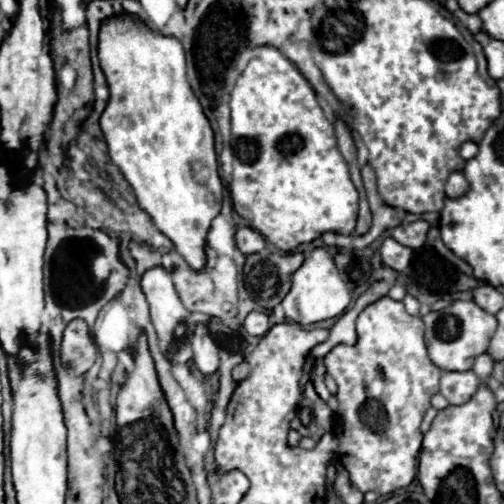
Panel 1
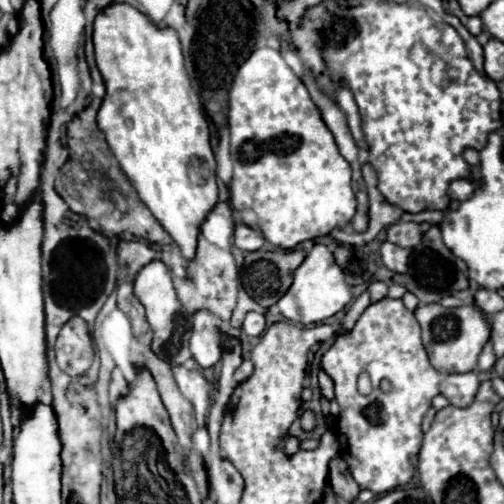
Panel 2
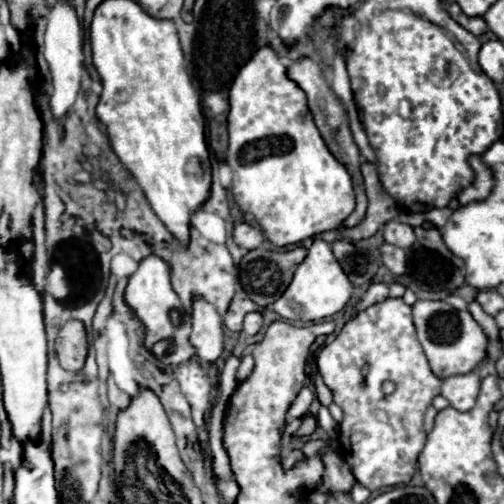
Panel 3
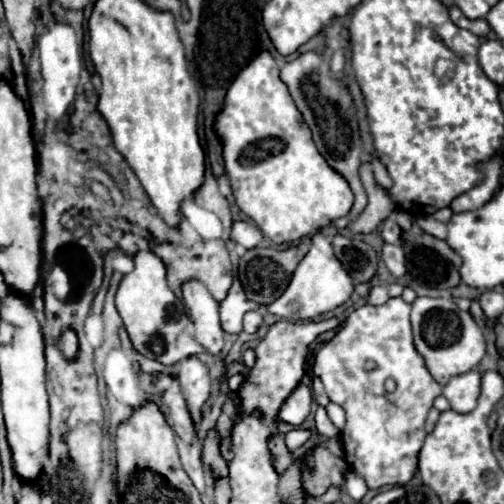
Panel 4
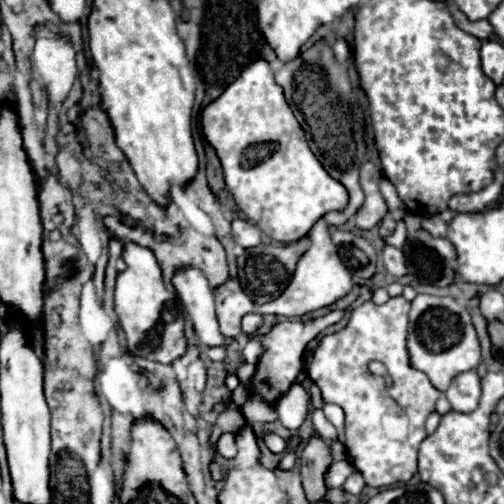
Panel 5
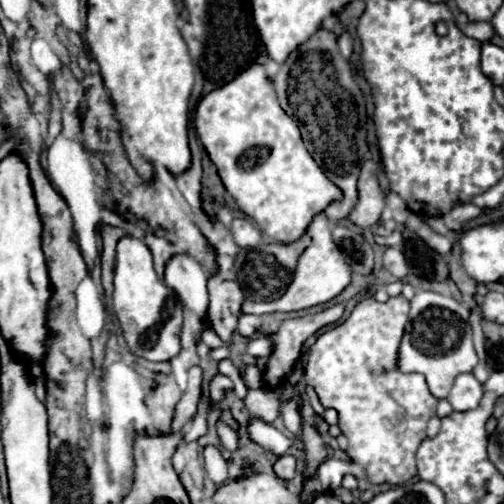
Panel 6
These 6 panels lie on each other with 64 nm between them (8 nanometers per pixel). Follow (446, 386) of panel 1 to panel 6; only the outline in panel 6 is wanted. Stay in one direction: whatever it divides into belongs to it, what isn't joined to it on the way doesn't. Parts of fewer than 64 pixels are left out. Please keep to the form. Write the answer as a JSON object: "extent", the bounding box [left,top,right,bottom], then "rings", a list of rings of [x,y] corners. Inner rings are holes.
{"extent":[448,374,484,412],"rings":[[[460,374],[452,386],[452,392],[448,394],[448,402],[456,412],[466,412],[478,408],[482,396],[484,388],[474,378],[474,374]]]}

